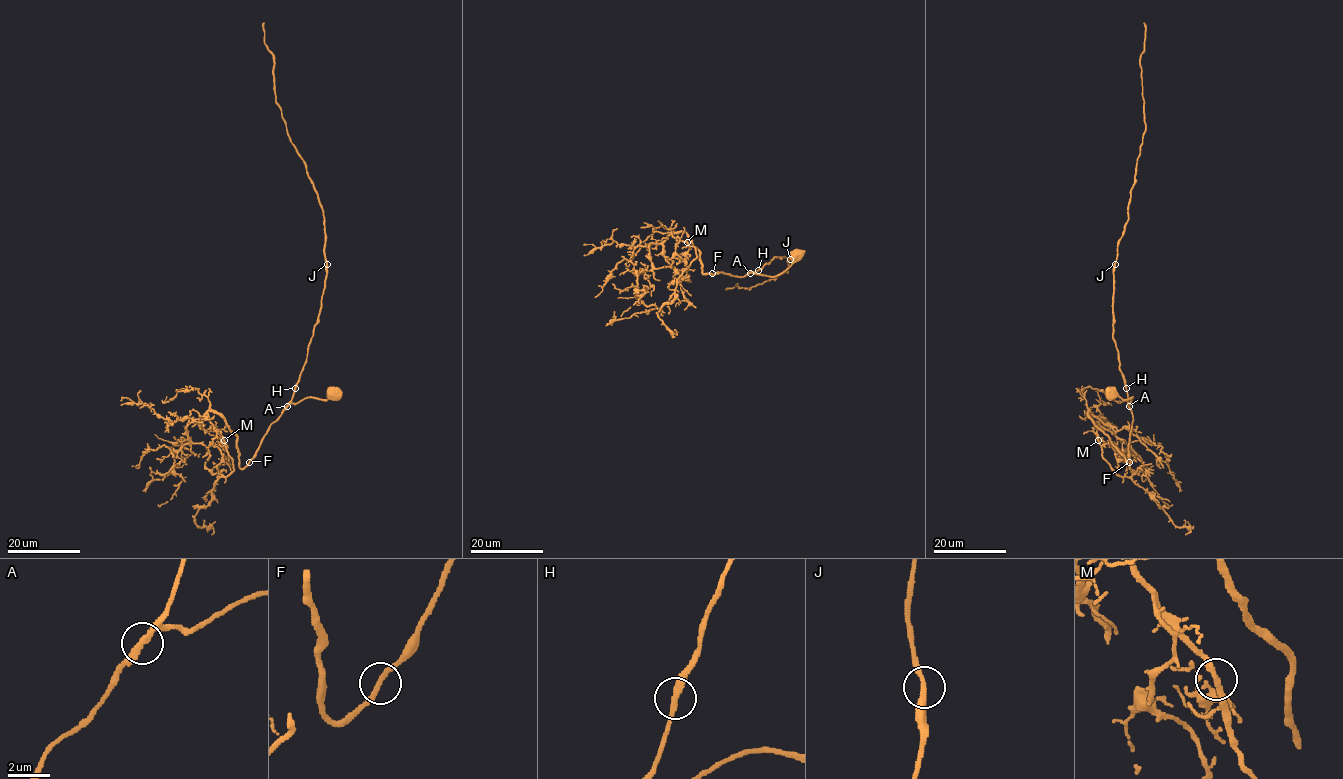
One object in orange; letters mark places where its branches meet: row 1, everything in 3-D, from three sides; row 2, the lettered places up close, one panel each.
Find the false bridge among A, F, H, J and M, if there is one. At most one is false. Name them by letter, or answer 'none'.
none

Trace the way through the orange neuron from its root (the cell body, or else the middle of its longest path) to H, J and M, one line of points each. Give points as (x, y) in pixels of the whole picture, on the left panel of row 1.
H: (332, 393), (326, 400), (306, 397), (293, 403), (295, 388)
J: (332, 393), (326, 400), (306, 397), (296, 403), (291, 401), (321, 306), (327, 264)
M: (332, 393), (326, 400), (306, 397), (289, 403), (243, 468), (236, 436), (221, 416), (208, 411), (224, 440)

